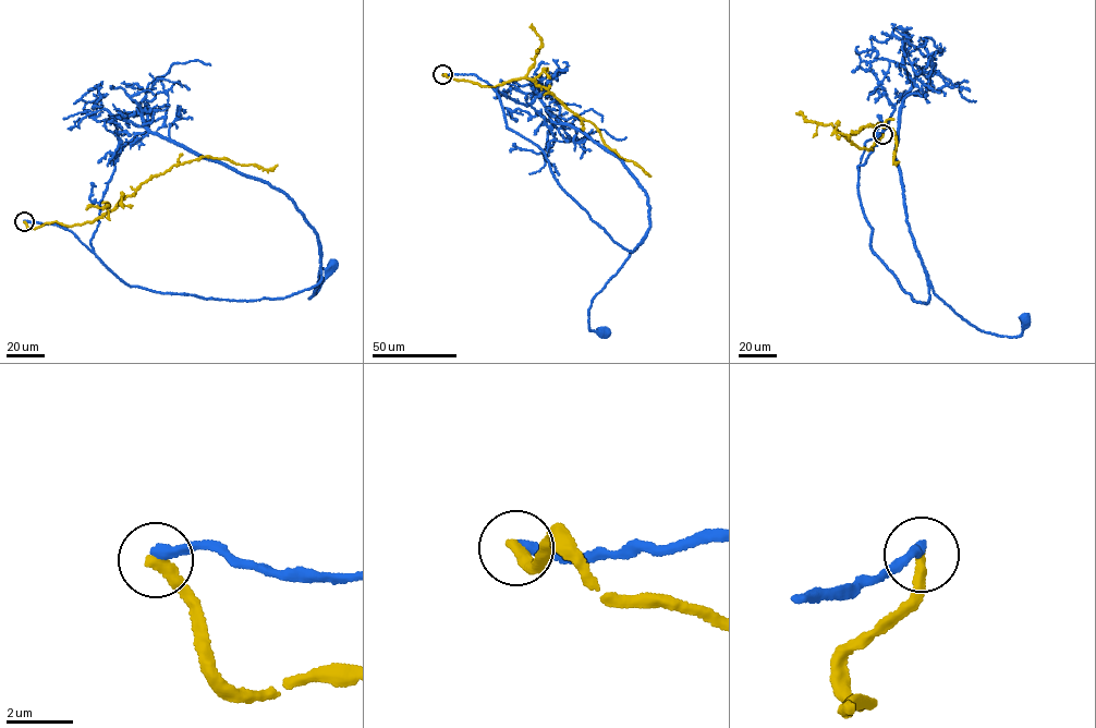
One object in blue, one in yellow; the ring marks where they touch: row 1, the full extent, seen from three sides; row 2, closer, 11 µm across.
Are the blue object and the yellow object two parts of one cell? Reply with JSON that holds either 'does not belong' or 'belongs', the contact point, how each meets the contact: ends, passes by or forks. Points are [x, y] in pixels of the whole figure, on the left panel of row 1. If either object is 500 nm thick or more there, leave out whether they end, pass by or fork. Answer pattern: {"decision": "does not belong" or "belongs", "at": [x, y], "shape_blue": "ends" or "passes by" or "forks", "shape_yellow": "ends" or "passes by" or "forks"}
{"decision": "does not belong", "at": [24, 221], "shape_blue": "ends", "shape_yellow": "ends"}

